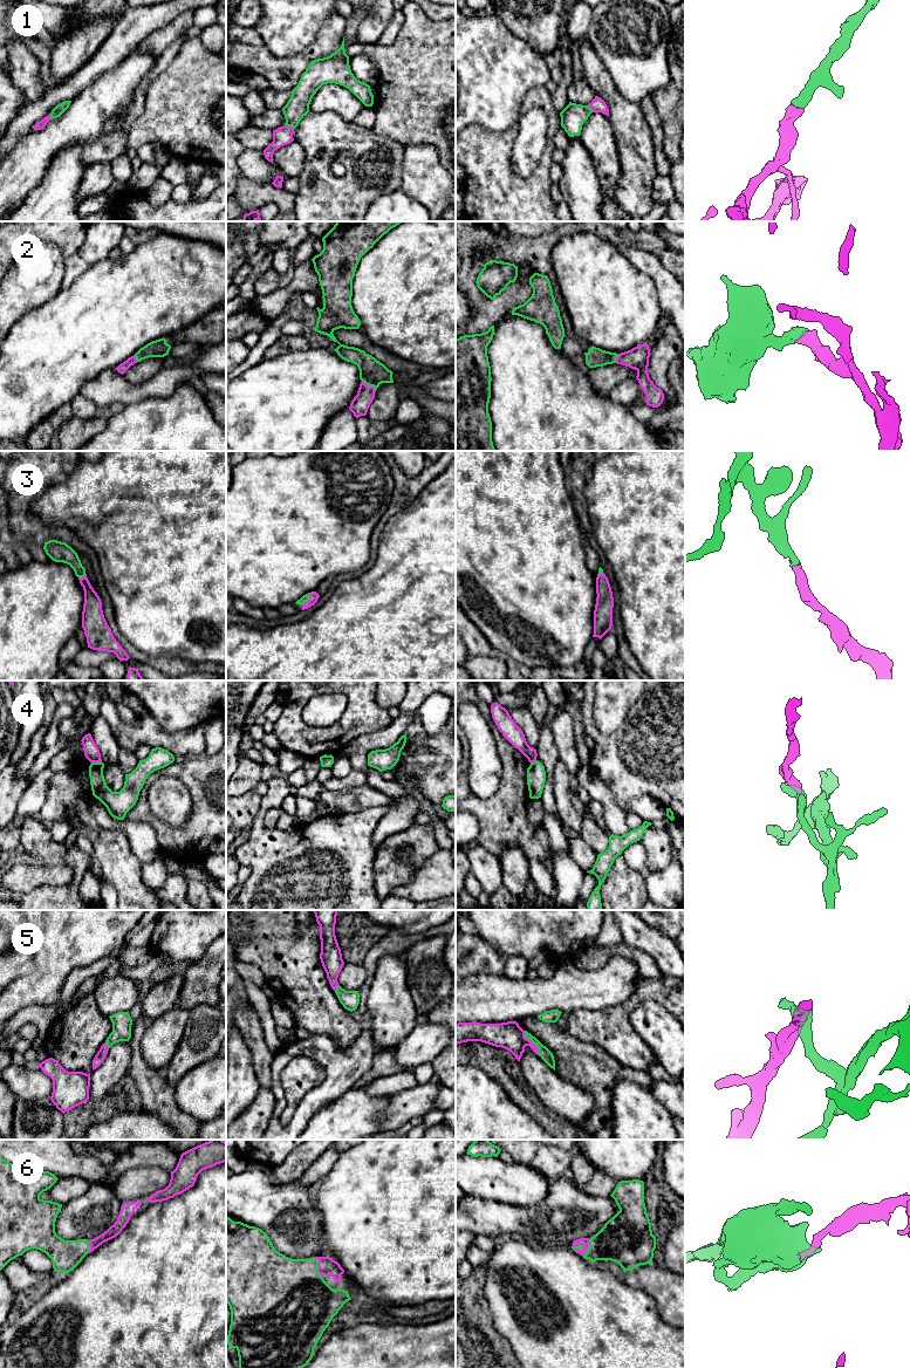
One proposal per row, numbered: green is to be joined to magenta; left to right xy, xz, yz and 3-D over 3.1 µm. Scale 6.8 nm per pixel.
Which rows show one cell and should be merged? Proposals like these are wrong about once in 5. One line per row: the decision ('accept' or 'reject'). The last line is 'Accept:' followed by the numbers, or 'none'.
1: accept
2: accept
3: accept
4: reject
5: accept
6: accept
Accept: 1, 2, 3, 5, 6

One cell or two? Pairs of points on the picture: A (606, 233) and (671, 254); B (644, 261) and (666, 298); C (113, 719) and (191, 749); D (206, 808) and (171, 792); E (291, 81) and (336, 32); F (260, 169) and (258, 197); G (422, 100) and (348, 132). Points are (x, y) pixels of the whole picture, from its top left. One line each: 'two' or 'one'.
A: one
B: one
C: one
D: two
E: one
F: two
G: two

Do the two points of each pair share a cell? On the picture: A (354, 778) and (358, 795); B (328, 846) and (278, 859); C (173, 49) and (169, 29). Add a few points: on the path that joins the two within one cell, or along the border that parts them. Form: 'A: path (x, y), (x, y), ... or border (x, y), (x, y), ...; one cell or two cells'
A: border (365, 781), (343, 788), (329, 789); two cells
B: path (315, 847), (307, 847), (300, 854), (291, 856); one cell
C: border (184, 33), (157, 60); two cells

